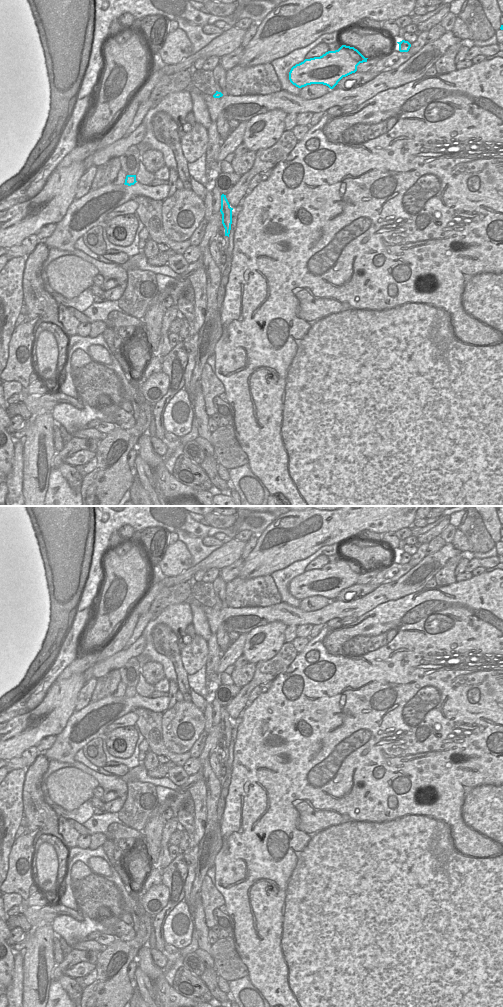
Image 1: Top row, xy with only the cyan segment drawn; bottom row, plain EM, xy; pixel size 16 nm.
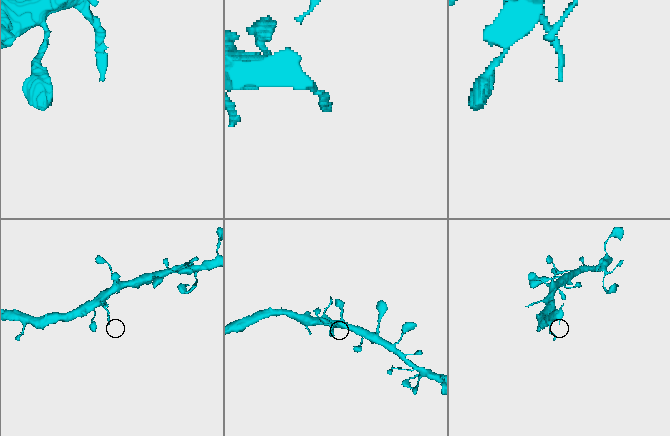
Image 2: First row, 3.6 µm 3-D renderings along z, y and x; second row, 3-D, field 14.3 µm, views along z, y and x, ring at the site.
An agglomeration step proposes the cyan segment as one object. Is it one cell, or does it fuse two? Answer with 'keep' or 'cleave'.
keep

